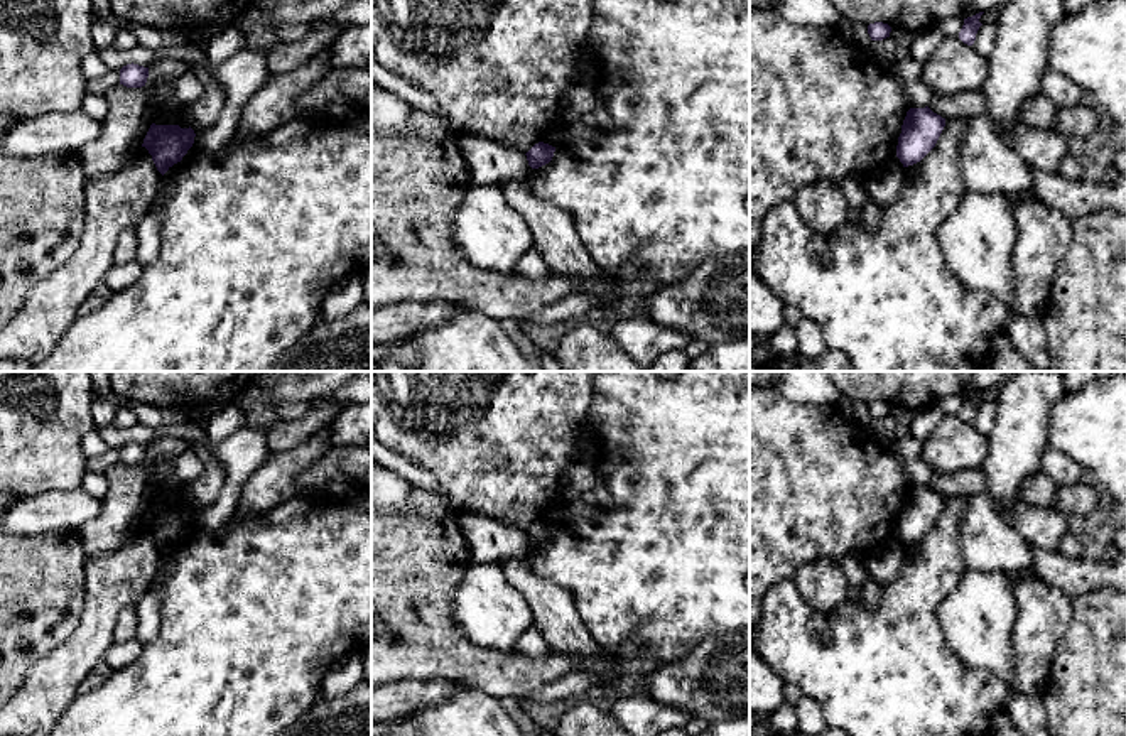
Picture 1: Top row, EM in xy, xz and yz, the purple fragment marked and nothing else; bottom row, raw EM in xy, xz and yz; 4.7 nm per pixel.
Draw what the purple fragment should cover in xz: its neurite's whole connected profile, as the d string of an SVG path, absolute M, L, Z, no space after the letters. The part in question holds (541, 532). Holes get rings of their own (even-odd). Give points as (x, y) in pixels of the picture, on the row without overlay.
M539 520L525 533L532 547L549 542L554 535L555 525Z

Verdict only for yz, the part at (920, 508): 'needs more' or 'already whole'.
already whole

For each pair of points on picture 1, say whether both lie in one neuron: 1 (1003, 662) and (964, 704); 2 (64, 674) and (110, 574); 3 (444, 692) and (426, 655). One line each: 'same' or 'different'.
1: different
2: same
3: different

